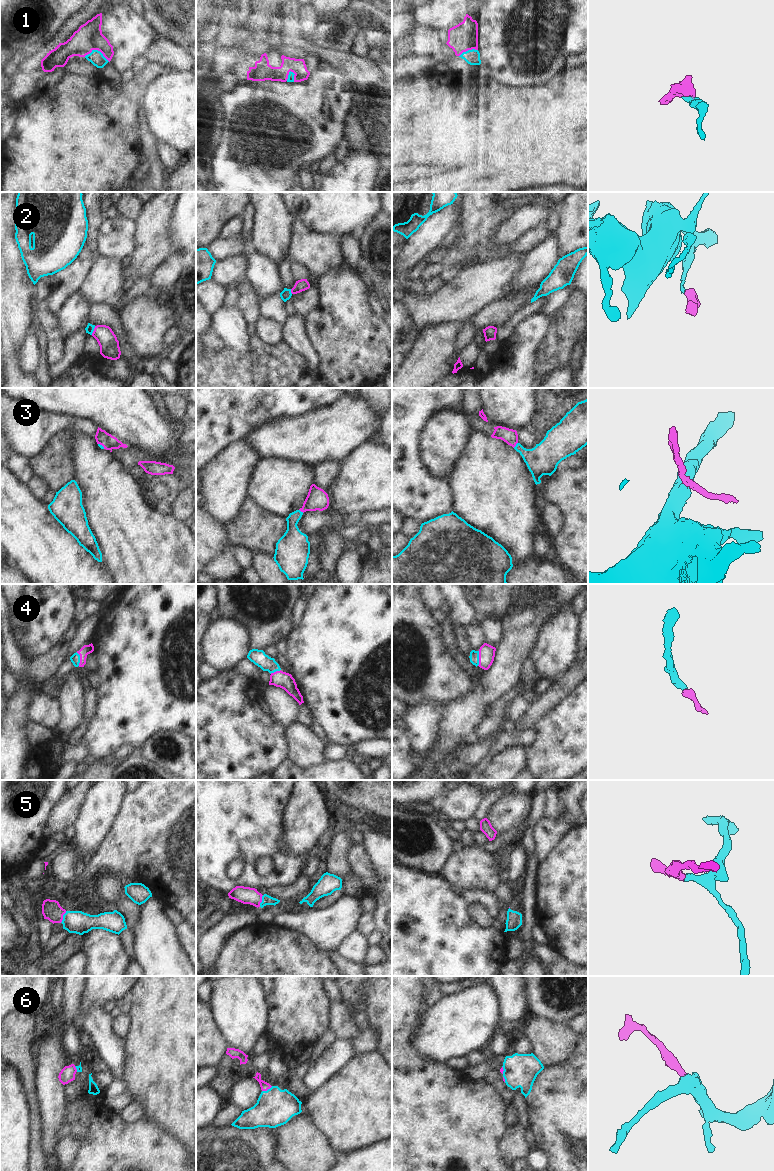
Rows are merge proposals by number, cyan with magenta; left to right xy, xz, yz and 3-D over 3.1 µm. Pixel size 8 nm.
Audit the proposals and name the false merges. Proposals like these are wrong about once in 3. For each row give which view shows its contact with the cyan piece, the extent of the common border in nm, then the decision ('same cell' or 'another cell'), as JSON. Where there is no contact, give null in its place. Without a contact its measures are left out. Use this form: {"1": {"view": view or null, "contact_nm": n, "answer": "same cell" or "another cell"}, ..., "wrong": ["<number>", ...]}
{"1": {"view": "xy", "contact_nm": 220, "answer": "same cell"}, "2": {"view": "xy", "contact_nm": 80, "answer": "same cell"}, "3": {"view": "yz", "contact_nm": 60, "answer": "same cell"}, "4": {"view": "yz", "contact_nm": 120, "answer": "same cell"}, "5": {"view": "xy", "contact_nm": 110, "answer": "same cell"}, "6": {"view": "xz", "contact_nm": 100, "answer": "same cell"}, "wrong": []}

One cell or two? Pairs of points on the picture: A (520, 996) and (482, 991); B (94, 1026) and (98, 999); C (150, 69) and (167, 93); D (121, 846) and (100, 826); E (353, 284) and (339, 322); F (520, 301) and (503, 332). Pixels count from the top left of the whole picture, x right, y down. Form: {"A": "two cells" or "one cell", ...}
{"A": "two cells", "B": "two cells", "C": "two cells", "D": "two cells", "E": "one cell", "F": "two cells"}

